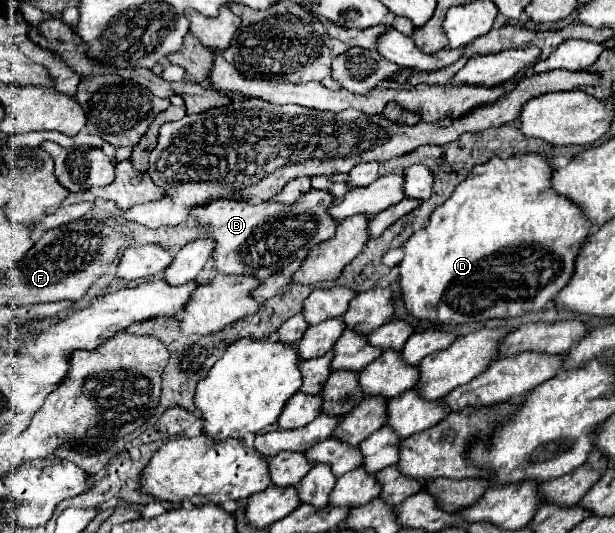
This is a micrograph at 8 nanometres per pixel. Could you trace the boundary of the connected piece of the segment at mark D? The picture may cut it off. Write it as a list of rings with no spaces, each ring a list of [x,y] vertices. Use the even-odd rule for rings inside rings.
[[[523,154],[523,156],[505,158],[505,160],[495,156],[485,164],[473,166],[471,174],[455,188],[451,198],[443,202],[439,208],[435,208],[435,212],[429,218],[429,224],[423,230],[415,232],[403,244],[405,258],[401,260],[399,270],[401,270],[401,290],[403,290],[403,300],[405,300],[407,310],[419,320],[431,320],[439,324],[463,324],[463,322],[483,322],[489,318],[513,318],[513,316],[523,316],[527,312],[547,308],[555,300],[557,292],[561,292],[561,288],[565,288],[567,282],[571,280],[573,270],[575,270],[575,260],[593,228],[593,222],[587,216],[583,216],[581,208],[573,200],[557,194],[551,188],[551,176],[553,176],[551,160],[541,154]]]

